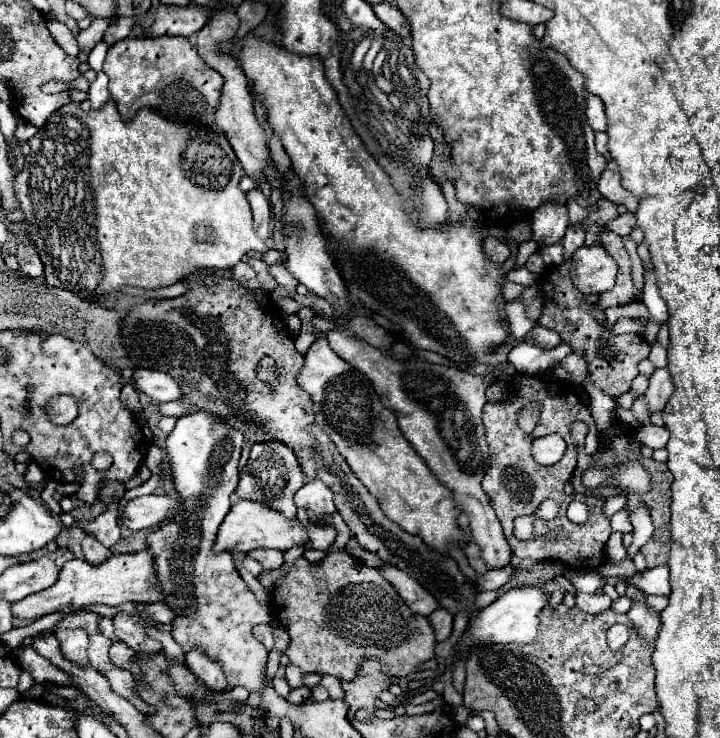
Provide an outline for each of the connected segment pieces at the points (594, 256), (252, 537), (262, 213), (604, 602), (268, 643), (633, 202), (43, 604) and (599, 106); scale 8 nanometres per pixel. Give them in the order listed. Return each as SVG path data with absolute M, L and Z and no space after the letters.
M579 248L573 252L571 276L583 294L603 294L615 286L617 264L605 248Z
M239 500L231 506L227 520L223 520L215 548L219 548L219 552L221 550L251 552L255 548L279 548L285 552L291 550L293 546L307 546L307 544L309 544L309 530L299 518L287 518L283 512L255 500Z
M251 190L247 192L247 200L251 204L253 210L253 220L255 220L255 230L259 232L259 236L263 240L267 240L271 236L271 204L269 200L263 196L261 190Z
M577 592L577 602L575 602L583 612L587 614L599 614L611 606L611 598L607 594L585 594Z
M259 624L259 628L255 628L255 638L257 638L267 650L273 650L273 646L275 646L273 626L269 626L269 624Z
M609 160L607 170L601 174L601 180L599 180L597 188L599 188L599 192L601 192L607 200L611 200L611 202L615 202L615 204L627 206L629 212L635 212L635 210L637 210L637 204L639 204L639 202L637 202L637 198L635 198L629 190L625 190L625 188L621 186L621 176L619 176L619 168L617 168L615 160Z
M149 550L113 556L111 560L103 562L101 566L91 566L85 560L73 558L71 562L63 564L59 574L61 576L59 576L57 584L53 584L51 588L15 602L11 606L13 616L31 620L31 618L39 618L39 616L45 616L51 612L75 612L83 606L93 606L93 604L107 604L107 606L119 606L125 602L149 604L149 602L161 602L165 598L161 584L157 580L155 560Z
M589 94L587 96L587 120L589 126L597 132L605 132L607 130L607 116L605 116L605 106L599 100L599 96Z

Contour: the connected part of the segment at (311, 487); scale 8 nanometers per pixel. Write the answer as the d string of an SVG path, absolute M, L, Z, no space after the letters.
M315 478L309 480L297 494L295 494L295 504L297 508L305 508L313 516L319 516L323 512L335 512L333 504L333 494L331 490L323 484L323 480Z

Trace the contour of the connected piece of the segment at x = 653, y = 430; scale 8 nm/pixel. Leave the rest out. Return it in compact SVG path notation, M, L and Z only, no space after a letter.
M649 424L649 426L641 426L641 428L635 432L635 438L637 438L641 444L657 450L657 448L663 448L663 446L667 444L669 432L667 432L665 426L661 428L661 426Z

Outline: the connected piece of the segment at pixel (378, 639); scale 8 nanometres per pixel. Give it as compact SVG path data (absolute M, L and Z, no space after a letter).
M345 550L329 552L321 564L299 558L275 586L271 600L273 616L287 628L291 638L287 658L303 672L351 680L361 658L375 658L383 662L385 672L411 678L421 672L419 668L425 662L435 658L437 640L429 620L411 612L395 586L377 568L359 564Z

